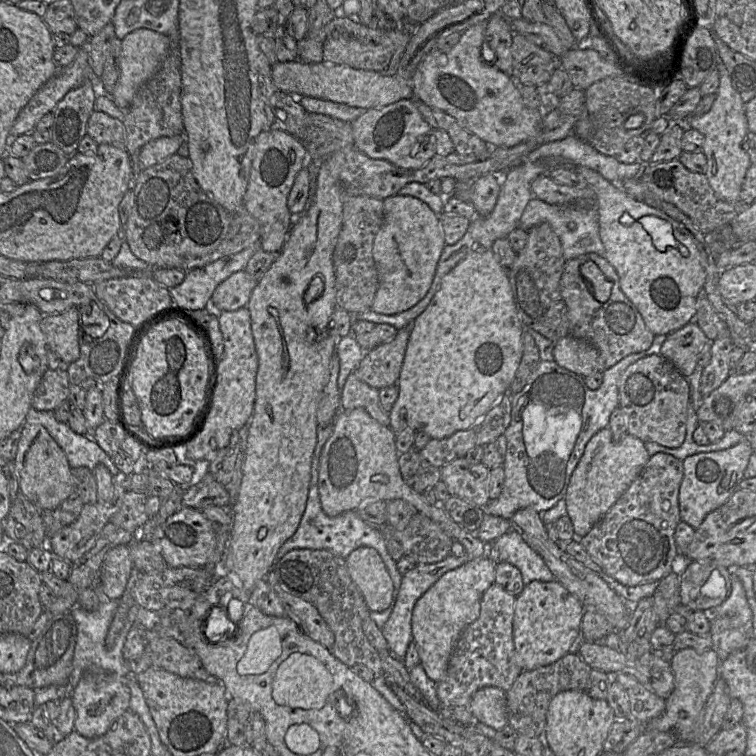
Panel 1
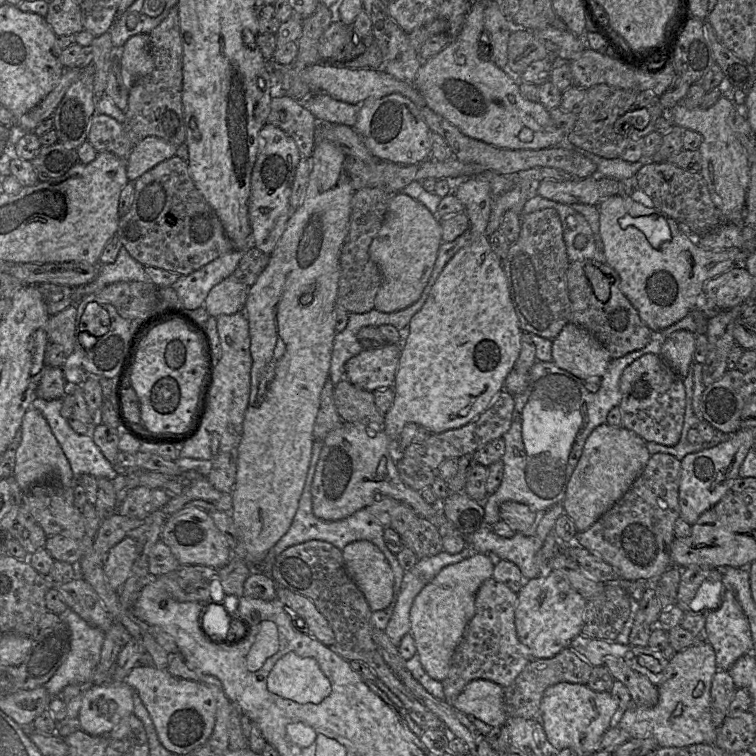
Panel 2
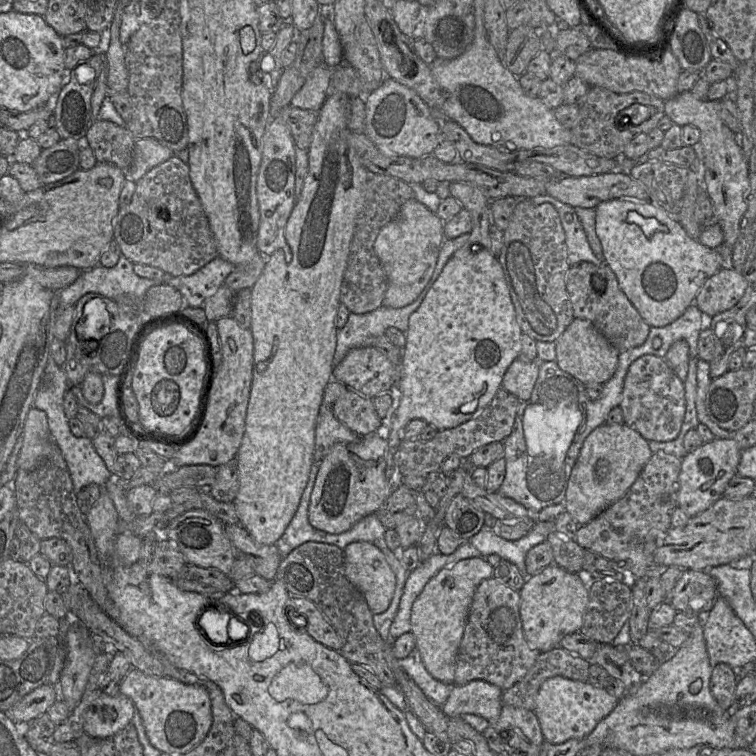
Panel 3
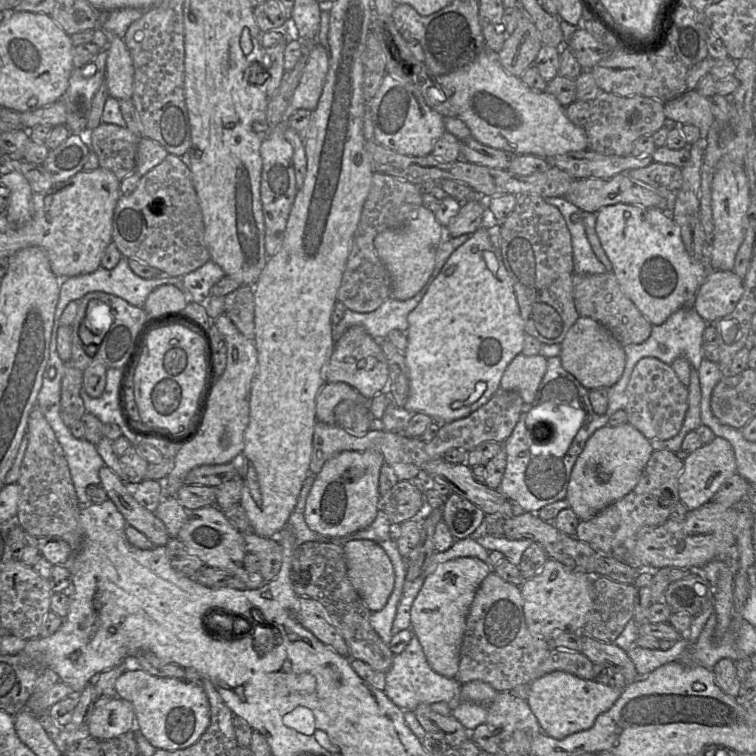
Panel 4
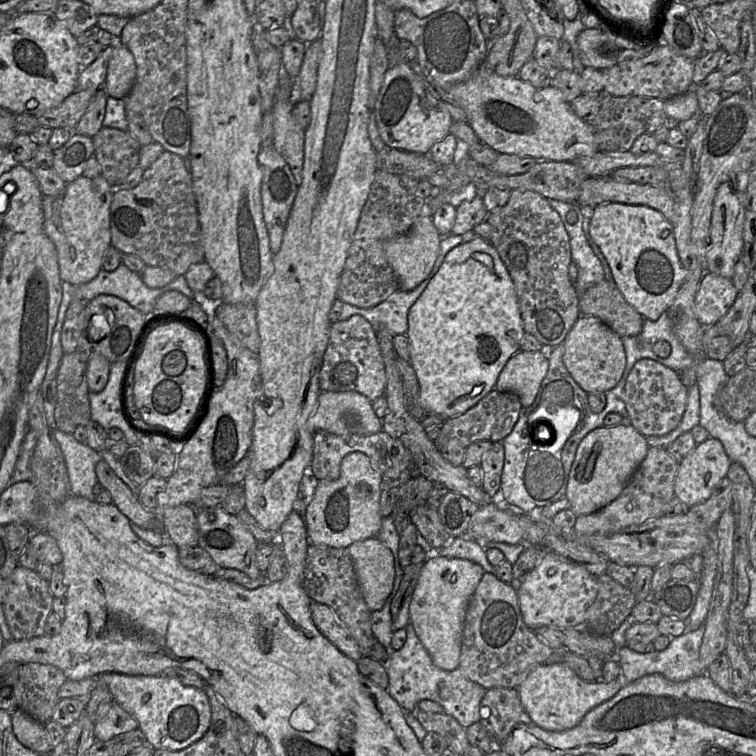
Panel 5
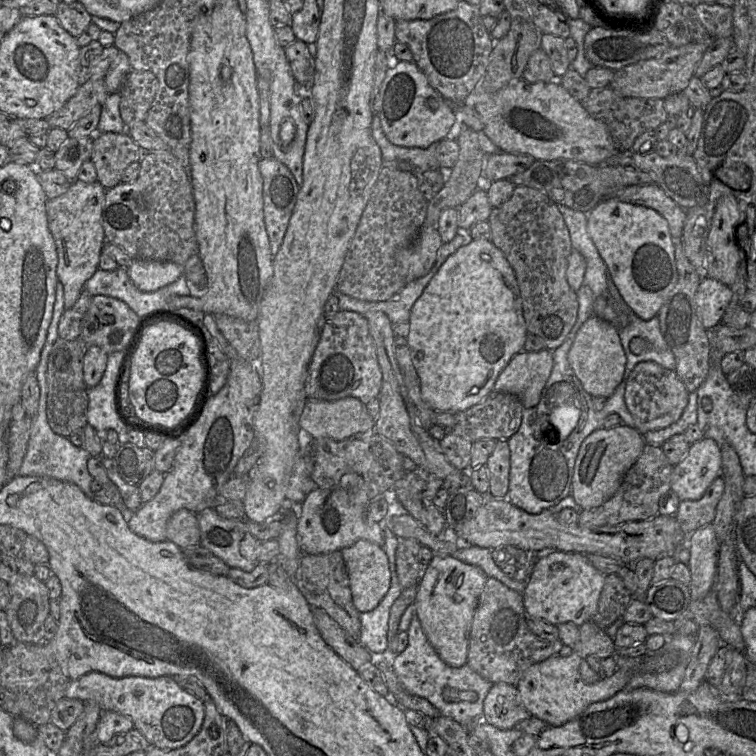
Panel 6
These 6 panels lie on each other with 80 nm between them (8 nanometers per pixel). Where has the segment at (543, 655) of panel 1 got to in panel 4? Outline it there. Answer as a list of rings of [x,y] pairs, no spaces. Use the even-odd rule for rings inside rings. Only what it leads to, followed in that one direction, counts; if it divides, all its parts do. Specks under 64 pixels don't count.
[[[548,558],[542,569],[520,586],[523,614],[529,631],[549,642],[561,632],[580,633],[593,605],[593,580],[589,574],[570,570]]]

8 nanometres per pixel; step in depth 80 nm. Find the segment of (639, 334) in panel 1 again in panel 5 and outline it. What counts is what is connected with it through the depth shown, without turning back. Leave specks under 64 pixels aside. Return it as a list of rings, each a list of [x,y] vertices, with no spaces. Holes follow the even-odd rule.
[[[604,279],[579,299],[581,315],[598,317],[620,337],[641,333],[644,318],[625,300],[615,283]]]

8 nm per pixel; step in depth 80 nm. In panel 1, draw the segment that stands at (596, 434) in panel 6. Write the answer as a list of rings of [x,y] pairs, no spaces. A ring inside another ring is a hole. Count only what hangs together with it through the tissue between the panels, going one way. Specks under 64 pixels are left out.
[[[609,427],[601,429],[588,441],[564,497],[567,516],[574,526],[576,539],[587,535],[601,520],[629,488],[649,459],[650,455],[640,439],[626,433],[621,441],[614,441]]]

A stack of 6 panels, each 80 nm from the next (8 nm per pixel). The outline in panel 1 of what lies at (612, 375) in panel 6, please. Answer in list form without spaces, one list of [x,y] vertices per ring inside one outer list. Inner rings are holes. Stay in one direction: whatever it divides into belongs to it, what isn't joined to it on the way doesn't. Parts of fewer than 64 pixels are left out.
[[[570,334],[554,343],[553,356],[560,367],[582,377],[605,371],[598,350],[590,343]]]

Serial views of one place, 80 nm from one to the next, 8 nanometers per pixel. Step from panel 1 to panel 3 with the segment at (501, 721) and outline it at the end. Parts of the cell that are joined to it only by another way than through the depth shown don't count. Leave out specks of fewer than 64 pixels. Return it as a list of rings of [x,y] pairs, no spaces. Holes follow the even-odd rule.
[[[473,680],[464,685],[454,685],[440,709],[448,718],[475,714],[492,723],[501,714],[502,693],[503,690],[496,685],[484,680]]]

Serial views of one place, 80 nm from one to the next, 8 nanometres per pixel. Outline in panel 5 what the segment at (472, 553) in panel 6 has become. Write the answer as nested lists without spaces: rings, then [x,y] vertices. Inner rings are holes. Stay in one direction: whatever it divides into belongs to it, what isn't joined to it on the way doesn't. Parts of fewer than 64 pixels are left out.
[[[471,537],[451,538],[440,550],[434,553],[447,558],[461,558],[479,564],[485,572],[496,575],[496,568],[489,562],[482,542]]]

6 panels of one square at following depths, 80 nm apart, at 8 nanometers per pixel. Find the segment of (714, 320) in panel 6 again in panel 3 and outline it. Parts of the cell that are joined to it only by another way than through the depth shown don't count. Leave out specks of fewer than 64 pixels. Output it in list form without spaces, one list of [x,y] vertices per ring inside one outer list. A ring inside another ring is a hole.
[[[721,268],[708,278],[700,288],[694,304],[708,317],[731,309],[742,298],[747,280],[741,271]]]

